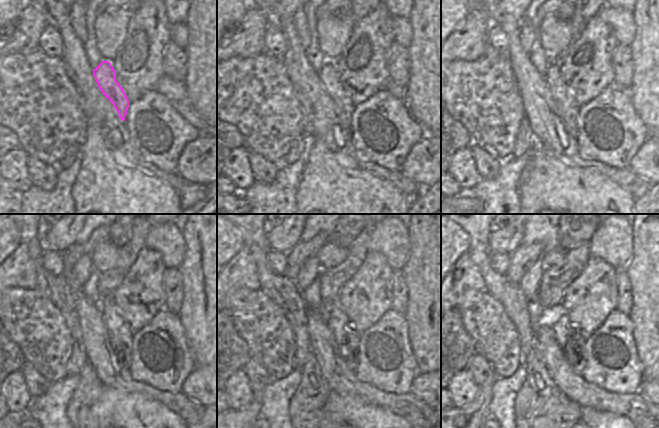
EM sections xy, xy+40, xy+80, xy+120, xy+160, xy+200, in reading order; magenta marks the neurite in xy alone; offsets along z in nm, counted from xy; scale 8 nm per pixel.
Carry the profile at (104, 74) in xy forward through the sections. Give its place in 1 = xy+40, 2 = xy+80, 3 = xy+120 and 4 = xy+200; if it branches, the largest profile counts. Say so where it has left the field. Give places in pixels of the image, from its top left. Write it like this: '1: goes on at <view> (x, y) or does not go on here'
1: goes on at xy+40 (328, 74)
2: goes on at xy+80 (568, 109)
3: goes on at xy+120 (120, 335)
4: goes on at xy+200 (572, 344)

